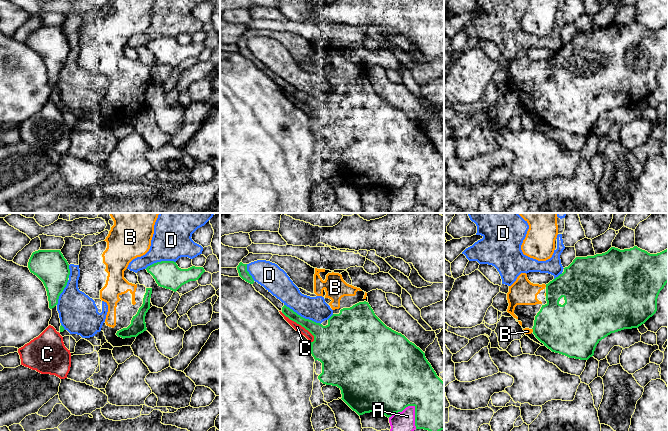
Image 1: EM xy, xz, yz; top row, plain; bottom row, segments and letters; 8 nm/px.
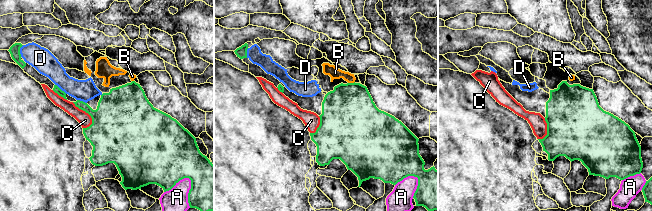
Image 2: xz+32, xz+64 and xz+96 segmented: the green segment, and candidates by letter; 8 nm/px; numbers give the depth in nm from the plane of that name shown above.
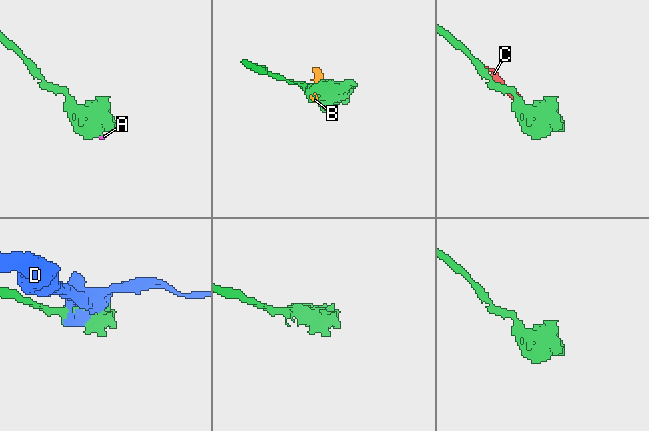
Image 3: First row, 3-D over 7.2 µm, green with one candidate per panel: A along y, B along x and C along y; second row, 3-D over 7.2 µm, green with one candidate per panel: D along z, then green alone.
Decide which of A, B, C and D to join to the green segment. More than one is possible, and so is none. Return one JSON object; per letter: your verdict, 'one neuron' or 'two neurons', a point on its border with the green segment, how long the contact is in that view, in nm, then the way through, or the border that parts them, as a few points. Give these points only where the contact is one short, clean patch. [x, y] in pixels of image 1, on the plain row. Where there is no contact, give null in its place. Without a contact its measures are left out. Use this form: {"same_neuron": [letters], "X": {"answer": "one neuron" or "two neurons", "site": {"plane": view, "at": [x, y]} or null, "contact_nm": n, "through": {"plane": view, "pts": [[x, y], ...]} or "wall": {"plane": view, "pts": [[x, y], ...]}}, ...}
{"same_neuron": ["B"], "A": {"answer": "two neurons", "site": {"plane": "xz", "at": [412, 181]}, "contact_nm": 240, "wall": {"plane": "xz", "pts": [[388, 193], [408, 182], [413, 182], [416, 204]]}}, "B": {"answer": "one neuron", "site": {"plane": "yz", "at": [533, 106]}, "contact_nm": 30, "through": {"plane": "yz", "pts": [[564, 105], [533, 106], [527, 107]]}}, "C": {"answer": "two neurons", "site": {"plane": "xz", "at": [299, 100]}, "contact_nm": 360}, "D": {"answer": "two neurons", "site": {"plane": "xz", "at": [302, 93]}, "contact_nm": 340}}

